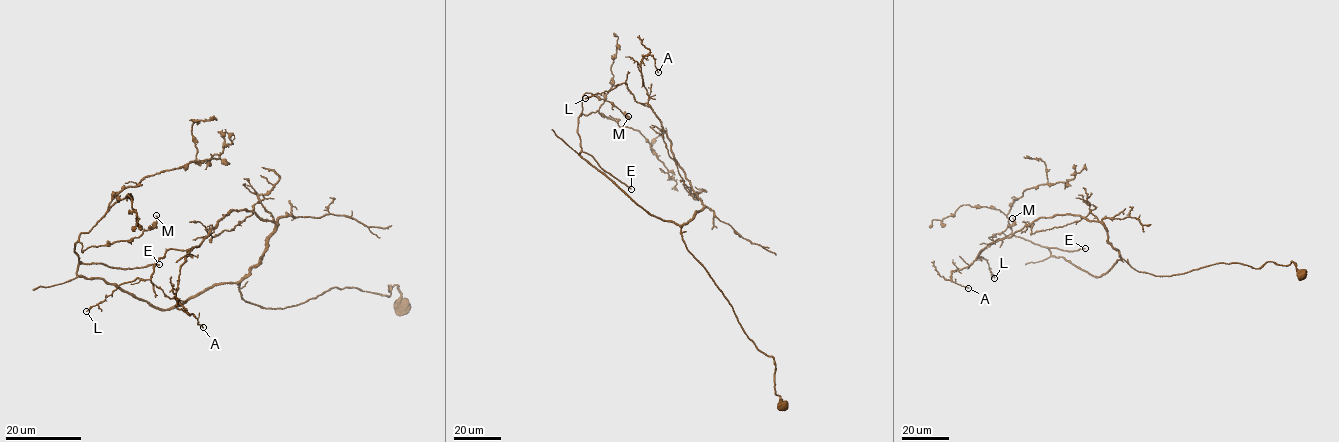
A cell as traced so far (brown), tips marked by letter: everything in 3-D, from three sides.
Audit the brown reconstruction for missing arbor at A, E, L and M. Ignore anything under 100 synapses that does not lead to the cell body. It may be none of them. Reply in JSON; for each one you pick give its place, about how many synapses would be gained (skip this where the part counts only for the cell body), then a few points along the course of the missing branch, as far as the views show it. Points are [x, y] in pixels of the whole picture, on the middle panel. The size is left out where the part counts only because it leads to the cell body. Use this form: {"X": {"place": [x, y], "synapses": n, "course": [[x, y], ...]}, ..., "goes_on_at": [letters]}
{"E": {"place": [631, 189], "synapses": 170, "course": [[631, 189], [681, 198], [715, 189], [714, 151], [708, 140], [720, 130], [727, 130], [733, 137], [737, 133]]}, "goes_on_at": ["E"]}

